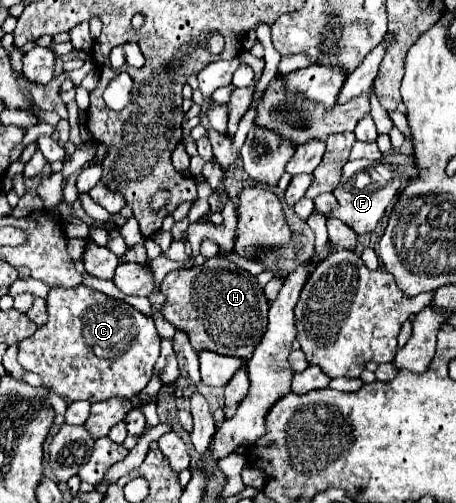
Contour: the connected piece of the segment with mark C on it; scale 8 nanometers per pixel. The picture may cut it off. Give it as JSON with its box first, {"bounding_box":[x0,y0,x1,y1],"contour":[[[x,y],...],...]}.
{"bounding_box":[19,287,159,403],"contour":[[[53,287],[47,295],[47,323],[41,325],[31,337],[19,343],[19,363],[37,373],[43,385],[51,387],[55,393],[65,395],[69,403],[85,399],[89,403],[99,403],[111,397],[131,397],[137,395],[153,377],[153,365],[159,359],[159,335],[151,317],[143,315],[125,301],[107,297],[91,287]]]}

